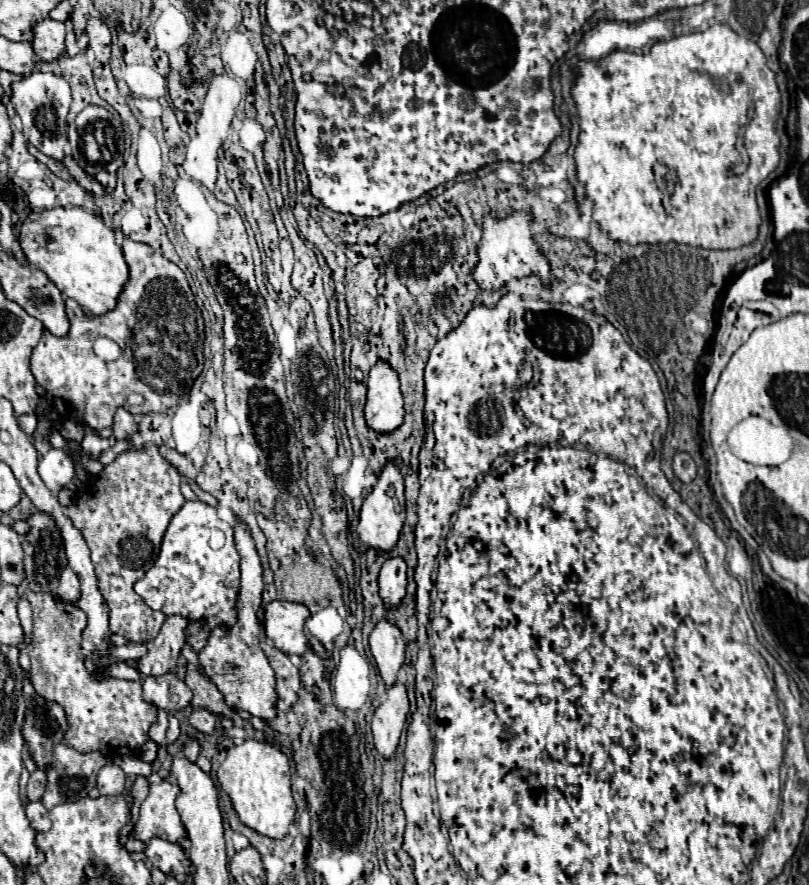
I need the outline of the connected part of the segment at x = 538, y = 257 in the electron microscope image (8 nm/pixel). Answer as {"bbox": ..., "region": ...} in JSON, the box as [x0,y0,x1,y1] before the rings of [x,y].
{"bbox":[470,210,554,290],"region":[[[526,210],[512,212],[508,216],[500,216],[498,212],[488,212],[482,218],[482,236],[478,242],[478,264],[470,272],[474,282],[482,290],[498,290],[506,282],[514,278],[526,278],[526,276],[538,276],[542,284],[552,284],[552,270],[554,266],[548,262],[548,254],[540,250],[538,244],[534,244],[534,230],[530,226],[532,214]]]}

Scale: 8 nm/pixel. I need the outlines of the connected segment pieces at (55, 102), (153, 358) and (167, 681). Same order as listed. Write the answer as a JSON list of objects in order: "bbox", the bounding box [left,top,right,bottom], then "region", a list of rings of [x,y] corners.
[{"bbox":[12,72,70,160],"region":[[[32,72],[22,80],[12,84],[12,102],[16,114],[22,120],[26,140],[36,146],[42,154],[62,160],[68,154],[68,136],[66,136],[66,114],[70,108],[70,86],[68,82],[52,72]]]},{"bbox":[32,238,204,430],"region":[[[124,238],[122,252],[128,262],[130,276],[118,296],[116,308],[102,316],[90,316],[76,300],[66,300],[66,314],[70,320],[68,336],[56,338],[50,332],[44,332],[32,352],[32,374],[36,382],[46,388],[46,398],[52,408],[62,420],[68,418],[84,422],[94,430],[112,426],[112,416],[120,406],[132,410],[134,414],[168,410],[190,390],[204,364],[204,320],[184,272],[162,254],[156,254],[148,244]]]},{"bbox":[142,672,192,712],"region":[[[168,672],[162,676],[148,676],[142,682],[142,688],[144,688],[142,698],[166,712],[182,710],[192,700],[190,688],[174,672]]]}]

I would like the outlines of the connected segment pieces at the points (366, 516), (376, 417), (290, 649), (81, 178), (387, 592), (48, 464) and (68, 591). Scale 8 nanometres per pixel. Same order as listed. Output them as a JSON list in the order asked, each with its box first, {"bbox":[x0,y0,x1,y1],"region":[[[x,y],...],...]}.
[{"bbox":[356,462,406,552],"region":[[[388,462],[382,470],[382,474],[378,476],[378,484],[372,488],[372,492],[366,496],[364,504],[362,504],[362,510],[360,510],[360,522],[356,526],[356,532],[360,536],[360,548],[362,550],[370,550],[374,548],[376,552],[392,552],[396,548],[396,542],[398,542],[398,536],[400,536],[400,530],[402,530],[402,524],[404,524],[404,518],[406,518],[406,512],[404,512],[404,480],[402,480],[402,474],[400,470]]]},{"bbox":[364,360,404,434],"region":[[[382,360],[370,370],[370,376],[368,376],[368,396],[364,406],[364,418],[366,418],[366,424],[378,434],[388,434],[396,430],[404,420],[398,376]]]},{"bbox":[264,600,310,656],"region":[[[272,600],[264,606],[264,632],[282,652],[302,656],[308,644],[304,636],[304,622],[308,616],[310,610],[304,604]]]},{"bbox":[62,156,106,196],"region":[[[66,156],[66,158],[62,160],[62,164],[66,166],[66,170],[70,172],[70,176],[72,176],[72,178],[82,186],[82,188],[94,192],[96,196],[102,196],[102,194],[106,192],[106,190],[104,190],[104,188],[102,188],[102,186],[100,186],[100,184],[98,184],[90,174],[86,174],[86,172],[84,172],[84,170],[82,170],[82,168],[80,168],[80,166],[70,158],[70,156]]]},{"bbox":[378,558,406,608],"region":[[[390,558],[378,576],[380,598],[386,608],[398,608],[406,596],[406,562],[402,558]]]},{"bbox":[38,450,74,490],"region":[[[50,450],[38,464],[38,472],[48,490],[62,490],[74,476],[74,462],[66,450]]]},{"bbox":[58,566,80,602],"region":[[[66,566],[62,570],[62,576],[60,576],[60,586],[58,586],[58,596],[64,600],[64,602],[76,602],[80,598],[80,580],[76,576],[76,572]]]}]

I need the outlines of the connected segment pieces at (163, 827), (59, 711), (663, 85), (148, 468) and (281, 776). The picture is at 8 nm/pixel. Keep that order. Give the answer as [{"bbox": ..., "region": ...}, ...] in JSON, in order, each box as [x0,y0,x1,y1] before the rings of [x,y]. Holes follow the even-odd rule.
[{"bbox":[134,780,186,842],"region":[[[170,780],[150,784],[150,794],[142,802],[140,820],[134,826],[136,836],[142,842],[148,842],[152,836],[164,838],[168,842],[176,842],[186,834],[180,814],[176,812],[176,806],[174,806],[174,800],[178,794],[180,794],[178,784]]]},{"bbox":[22,696,110,810],"region":[[[36,696],[36,698],[28,700],[28,714],[30,714],[30,720],[24,720],[24,726],[22,726],[24,742],[26,742],[30,758],[36,762],[38,768],[46,770],[46,778],[48,778],[42,804],[50,810],[56,804],[76,802],[76,800],[88,796],[88,792],[96,786],[96,776],[98,776],[100,768],[106,766],[110,762],[110,758],[102,756],[100,752],[90,752],[86,756],[78,750],[72,750],[70,746],[66,746],[62,742],[64,734],[68,732],[68,722],[66,722],[64,708],[60,704]]]},{"bbox":[572,24,780,248],"region":[[[714,24],[706,32],[684,34],[668,42],[658,42],[650,48],[648,54],[630,54],[630,52],[616,50],[598,62],[578,64],[578,80],[572,88],[572,98],[576,100],[576,108],[580,114],[580,142],[574,154],[576,166],[578,166],[578,180],[584,184],[586,196],[594,204],[594,220],[610,234],[612,240],[620,240],[628,244],[678,242],[678,244],[690,244],[690,246],[702,246],[702,248],[740,248],[744,244],[750,244],[756,238],[761,217],[758,214],[758,206],[756,206],[754,188],[778,166],[778,160],[780,160],[778,156],[780,140],[774,130],[774,120],[780,110],[780,92],[774,80],[774,72],[766,66],[766,58],[762,50],[752,40],[738,36],[724,24]],[[742,128],[744,128],[742,140],[748,152],[748,168],[742,174],[732,174],[730,172],[732,166],[740,162],[740,156],[736,152],[736,140]],[[666,194],[668,194],[668,204],[664,206],[662,198]]]},{"bbox":[68,444,186,642],"region":[[[144,444],[142,450],[128,448],[126,452],[118,454],[114,464],[104,466],[104,470],[90,482],[90,486],[82,494],[78,494],[76,502],[68,506],[68,516],[72,524],[82,532],[90,548],[92,564],[98,578],[98,590],[110,608],[110,632],[122,634],[130,642],[152,640],[166,620],[166,614],[160,614],[158,610],[146,606],[146,602],[134,592],[134,584],[154,566],[156,554],[160,554],[164,530],[168,528],[172,516],[186,502],[180,492],[180,480],[182,476],[166,458],[162,458],[158,446]]]},{"bbox":[218,738,296,838],"region":[[[248,738],[240,746],[232,746],[226,752],[226,760],[220,764],[218,782],[224,792],[228,792],[234,810],[240,820],[268,838],[284,838],[288,826],[294,820],[296,804],[290,792],[290,764],[286,754],[270,740]]]}]

